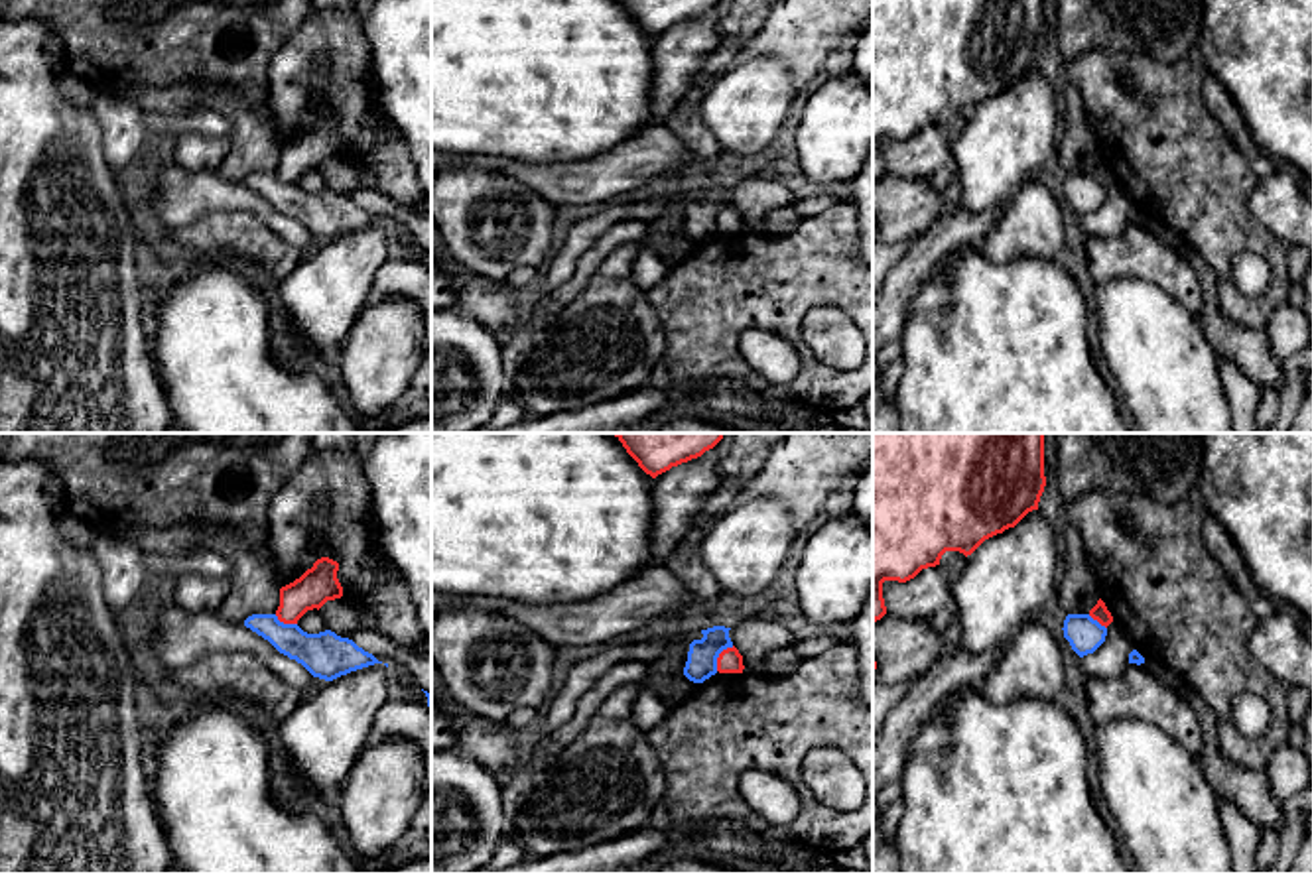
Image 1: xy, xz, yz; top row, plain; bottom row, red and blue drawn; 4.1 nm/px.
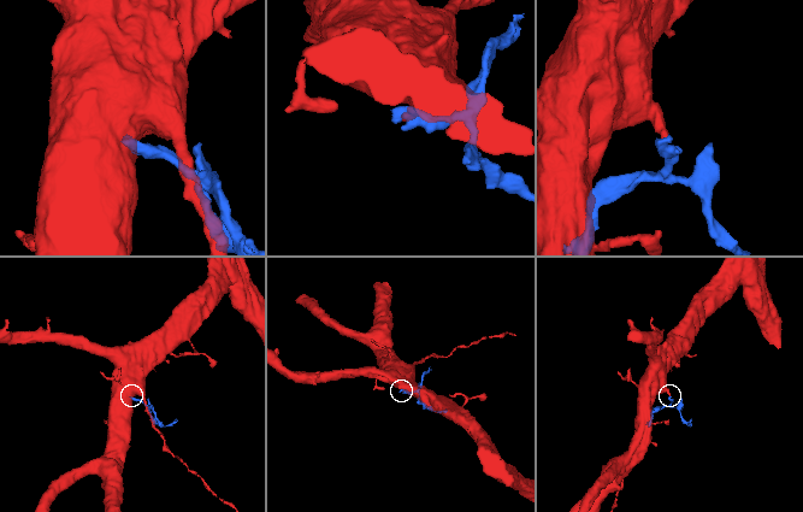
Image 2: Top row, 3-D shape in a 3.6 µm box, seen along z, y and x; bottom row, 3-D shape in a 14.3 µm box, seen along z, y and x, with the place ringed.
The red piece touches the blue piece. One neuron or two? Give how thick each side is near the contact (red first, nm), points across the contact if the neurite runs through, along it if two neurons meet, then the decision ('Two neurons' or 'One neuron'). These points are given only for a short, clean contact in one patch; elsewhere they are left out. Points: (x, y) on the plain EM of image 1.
Thickness 100 nm (red) against 130 nm. Boundary: xz (733, 205), (720, 213), (716, 229). Two neurons

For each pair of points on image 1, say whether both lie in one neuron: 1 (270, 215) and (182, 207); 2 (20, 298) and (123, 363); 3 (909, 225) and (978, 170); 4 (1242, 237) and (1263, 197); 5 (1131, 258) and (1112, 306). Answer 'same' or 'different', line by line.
1: same
2: same
3: different
4: different
5: different

